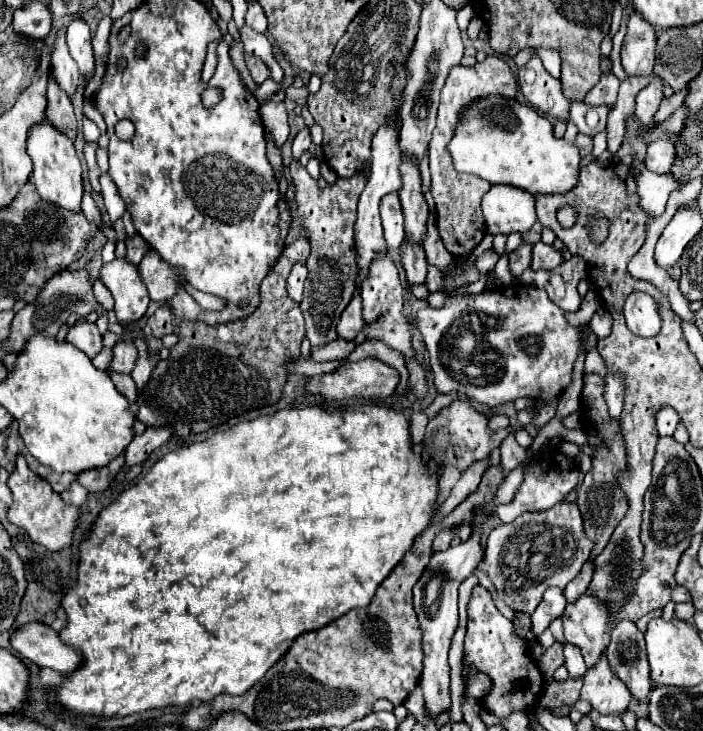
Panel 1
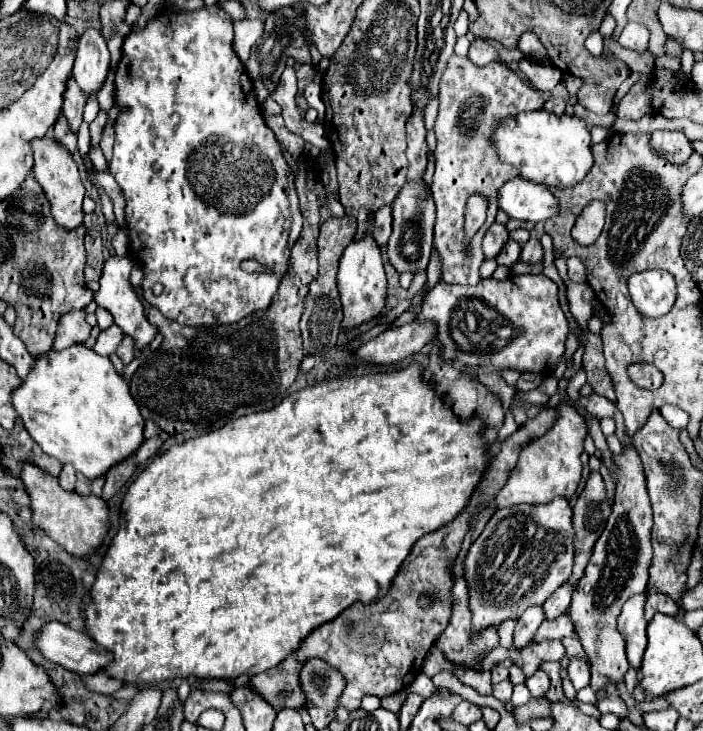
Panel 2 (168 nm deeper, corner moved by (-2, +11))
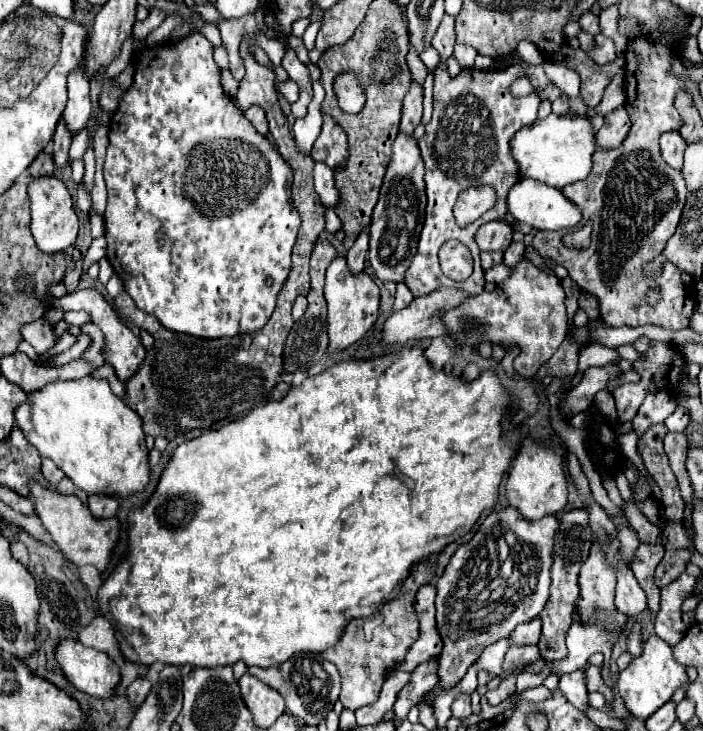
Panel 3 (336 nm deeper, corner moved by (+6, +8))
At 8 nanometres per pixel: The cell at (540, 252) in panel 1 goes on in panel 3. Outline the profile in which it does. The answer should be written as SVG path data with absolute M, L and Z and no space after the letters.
M511 242L511 246L503 252L503 264L505 266L519 264L519 260L523 260L523 250L525 250L523 242Z

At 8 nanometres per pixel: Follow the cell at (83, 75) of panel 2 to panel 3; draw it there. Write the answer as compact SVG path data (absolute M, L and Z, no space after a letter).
M83 68L71 72L69 76L69 102L63 110L63 122L71 136L87 128L91 116L91 100L89 100L89 80L83 76Z

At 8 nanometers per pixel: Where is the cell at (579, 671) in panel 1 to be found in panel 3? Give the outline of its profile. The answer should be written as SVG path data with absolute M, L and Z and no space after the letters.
M577 670L577 672L571 672L571 674L563 674L561 680L559 680L559 690L581 712L585 712L589 708L587 686L585 686L585 674L583 674L583 670Z

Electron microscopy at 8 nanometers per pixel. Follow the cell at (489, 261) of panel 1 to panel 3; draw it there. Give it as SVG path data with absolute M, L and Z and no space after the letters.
M487 222L477 230L475 242L479 244L481 250L503 252L511 244L511 234L513 234L513 228L507 222Z

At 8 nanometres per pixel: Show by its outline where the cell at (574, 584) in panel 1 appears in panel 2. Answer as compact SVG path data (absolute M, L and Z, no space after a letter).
M567 581L567 583L563 583L563 585L545 601L543 609L545 609L545 613L547 613L547 619L555 619L555 617L559 617L561 613L565 613L565 611L569 609L573 591L575 591L575 587Z

